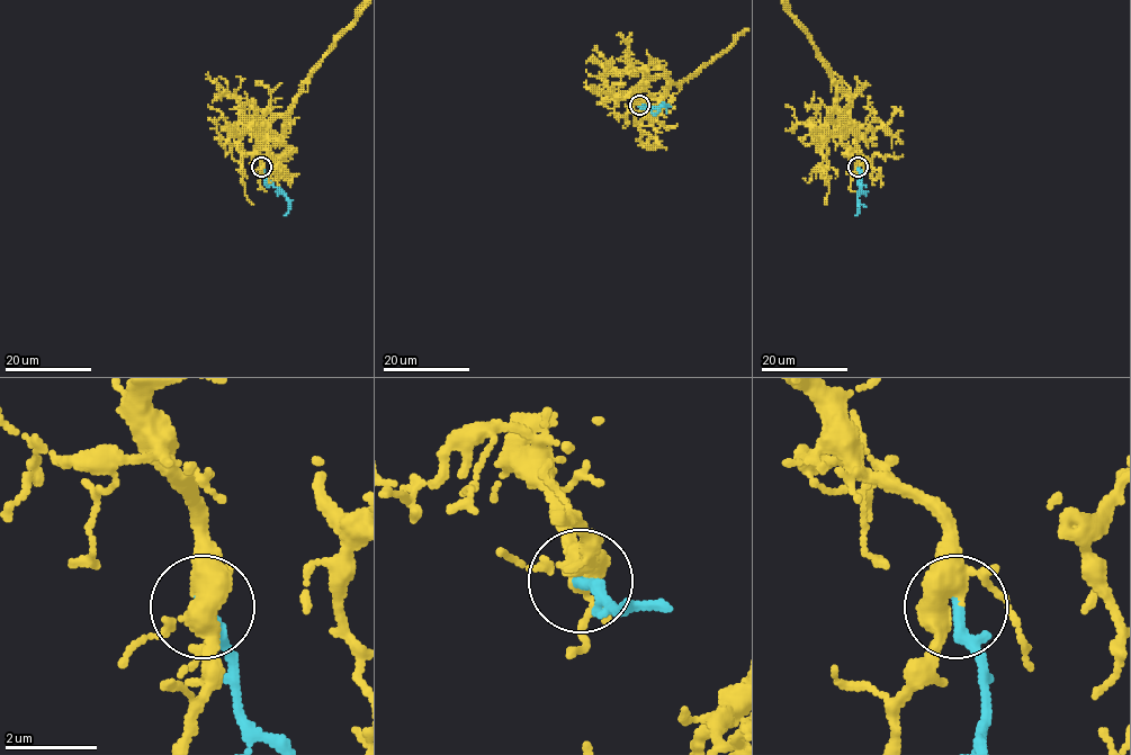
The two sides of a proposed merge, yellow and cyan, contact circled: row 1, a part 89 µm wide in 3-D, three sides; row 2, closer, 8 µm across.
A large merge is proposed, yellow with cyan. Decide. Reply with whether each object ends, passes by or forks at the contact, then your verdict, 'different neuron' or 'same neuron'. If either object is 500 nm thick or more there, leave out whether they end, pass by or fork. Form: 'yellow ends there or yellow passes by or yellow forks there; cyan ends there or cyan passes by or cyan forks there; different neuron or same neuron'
yellow forks there; cyan ends there; same neuron

